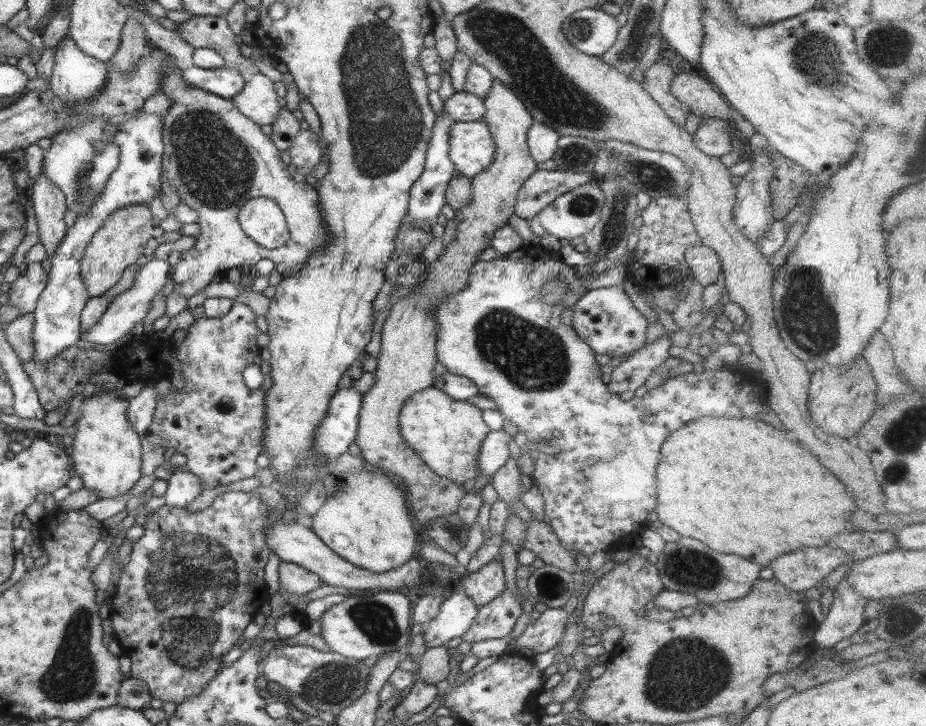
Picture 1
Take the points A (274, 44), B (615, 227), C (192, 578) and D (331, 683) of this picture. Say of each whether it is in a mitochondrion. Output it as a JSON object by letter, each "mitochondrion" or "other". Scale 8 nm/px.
{"A":"other","B":"mitochondrion","C":"mitochondrion","D":"mitochondrion"}

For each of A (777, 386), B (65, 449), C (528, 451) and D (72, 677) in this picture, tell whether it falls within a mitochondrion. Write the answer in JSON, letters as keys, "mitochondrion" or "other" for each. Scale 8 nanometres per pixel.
{"A":"other","B":"other","C":"other","D":"mitochondrion"}

